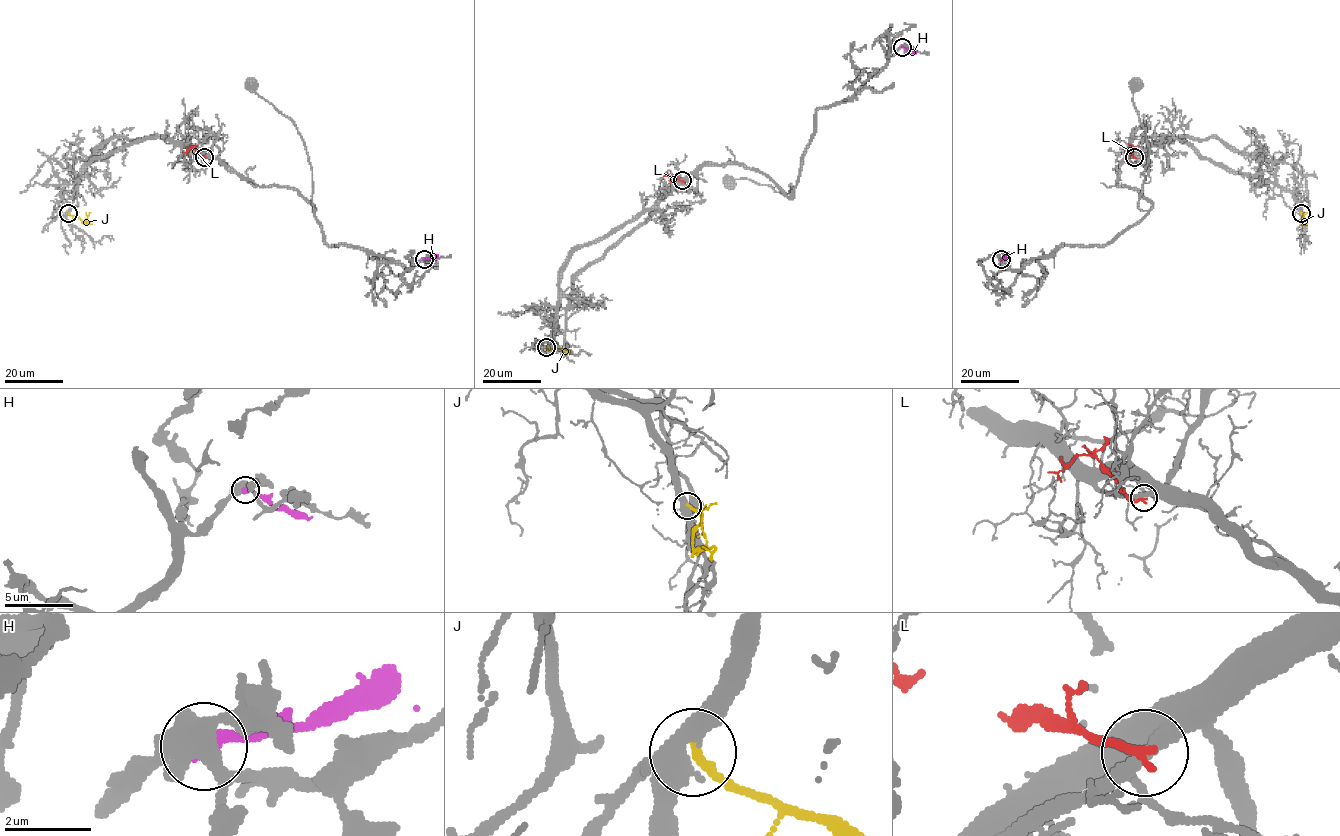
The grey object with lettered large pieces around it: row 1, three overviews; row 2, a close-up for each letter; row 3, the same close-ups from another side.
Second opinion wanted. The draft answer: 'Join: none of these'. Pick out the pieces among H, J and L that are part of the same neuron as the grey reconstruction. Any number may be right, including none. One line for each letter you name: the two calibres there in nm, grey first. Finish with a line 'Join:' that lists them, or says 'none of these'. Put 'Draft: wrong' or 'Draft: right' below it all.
J: 440/220 nm
Join: J
Draft: wrong

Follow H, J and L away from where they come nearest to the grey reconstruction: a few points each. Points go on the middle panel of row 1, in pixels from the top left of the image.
H: (902, 47), (916, 52)
J: (546, 347), (549, 350), (560, 348), (568, 353)
L: (682, 181), (665, 176), (665, 173)

